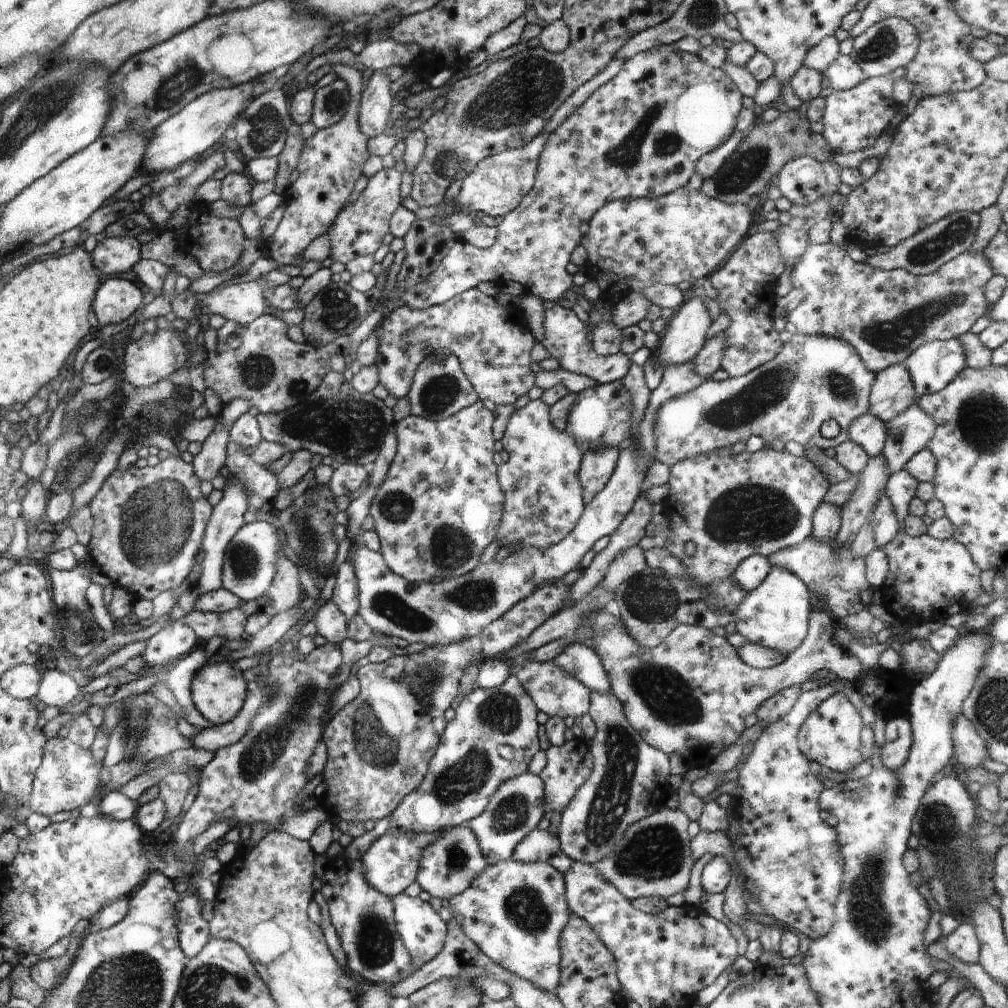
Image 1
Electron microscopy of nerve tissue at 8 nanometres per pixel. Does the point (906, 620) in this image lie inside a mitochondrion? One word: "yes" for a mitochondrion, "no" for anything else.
no

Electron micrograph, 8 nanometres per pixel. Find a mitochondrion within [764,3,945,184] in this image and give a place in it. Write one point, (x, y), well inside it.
(885, 40)

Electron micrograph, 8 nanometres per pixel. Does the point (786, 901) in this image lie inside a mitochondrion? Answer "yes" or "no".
no

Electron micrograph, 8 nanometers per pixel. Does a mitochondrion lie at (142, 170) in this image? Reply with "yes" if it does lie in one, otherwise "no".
no

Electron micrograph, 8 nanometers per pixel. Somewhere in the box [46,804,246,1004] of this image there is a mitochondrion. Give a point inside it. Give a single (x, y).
(106, 865)

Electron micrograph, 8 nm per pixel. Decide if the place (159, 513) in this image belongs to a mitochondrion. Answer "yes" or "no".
yes

